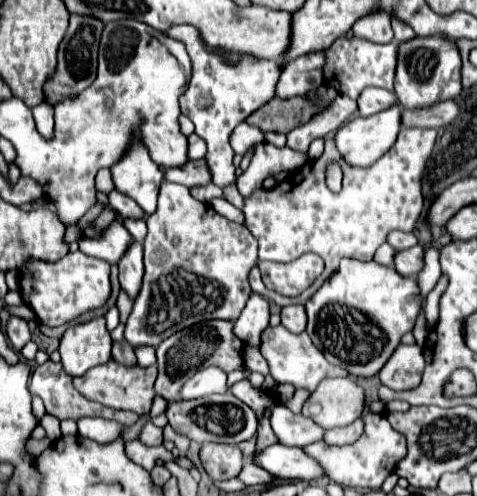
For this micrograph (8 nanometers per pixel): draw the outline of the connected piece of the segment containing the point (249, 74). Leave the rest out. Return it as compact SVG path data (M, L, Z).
M175 25L167 31L169 37L179 39L191 57L191 79L187 91L181 95L181 113L191 117L195 123L195 133L207 143L207 169L211 169L213 183L219 187L235 183L235 165L233 149L229 145L229 135L233 129L245 121L253 111L263 107L269 99L275 97L275 85L281 75L279 61L259 61L253 57L243 57L237 65L223 63L217 55L209 53L199 37L199 31L191 25Z

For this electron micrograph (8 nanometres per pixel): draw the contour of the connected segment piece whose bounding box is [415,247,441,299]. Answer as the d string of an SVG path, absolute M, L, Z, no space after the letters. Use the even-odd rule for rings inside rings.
M429 247L425 251L425 265L423 269L415 275L417 283L419 283L419 291L421 291L421 297L425 299L427 293L435 287L435 283L439 281L441 277L441 267L439 267L439 251L435 247Z

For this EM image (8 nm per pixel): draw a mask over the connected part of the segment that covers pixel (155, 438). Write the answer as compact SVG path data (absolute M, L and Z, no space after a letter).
M147 423L139 439L141 439L141 443L145 443L145 445L161 445L161 443L163 443L163 429L155 427L153 423Z

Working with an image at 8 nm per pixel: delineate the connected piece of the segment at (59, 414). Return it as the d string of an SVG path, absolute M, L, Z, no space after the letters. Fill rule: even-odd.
M51 359L45 361L43 365L37 365L33 375L31 375L31 385L29 385L29 391L33 395L39 395L45 403L45 409L47 413L55 415L57 419L81 419L81 417L103 417L103 419L111 419L111 421L117 421L125 427L131 427L139 417L137 413L131 413L131 411L117 411L117 409L109 409L109 407L103 407L101 403L95 403L95 401L89 401L85 397L81 397L81 393L75 391L73 387L73 381L71 381L71 375L67 375L61 367L61 363L53 363Z

